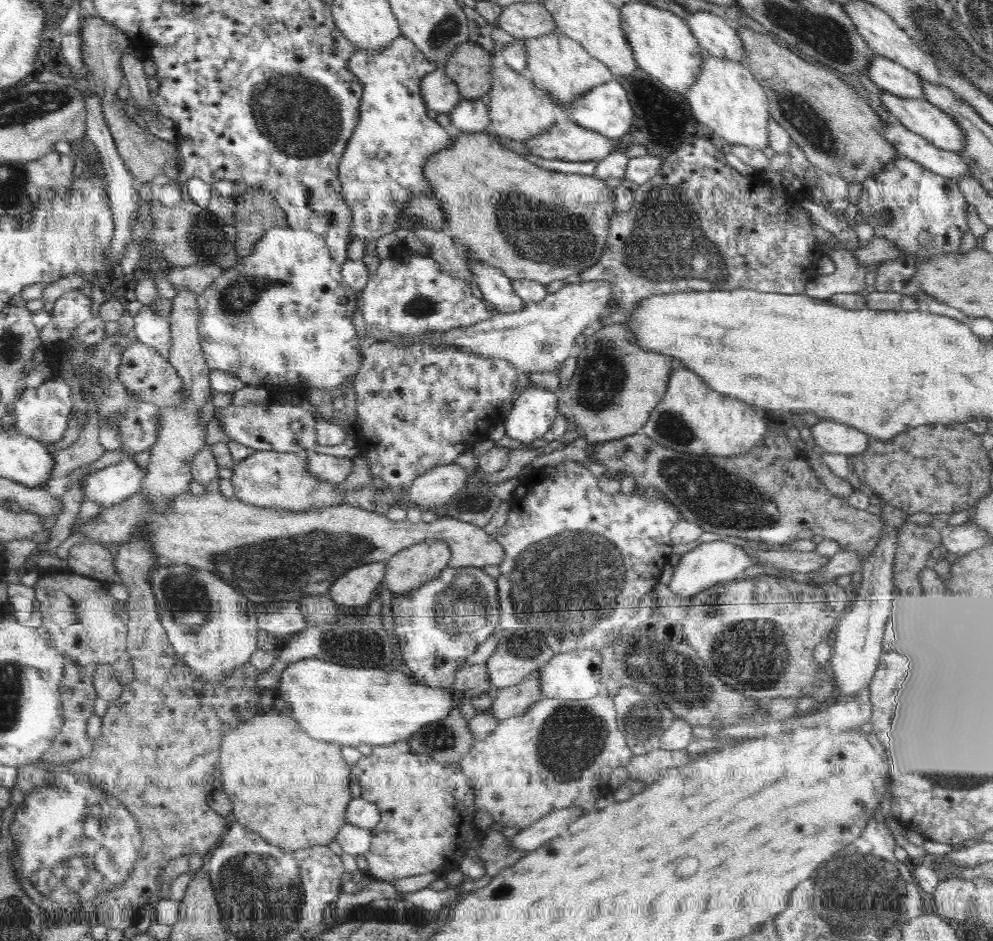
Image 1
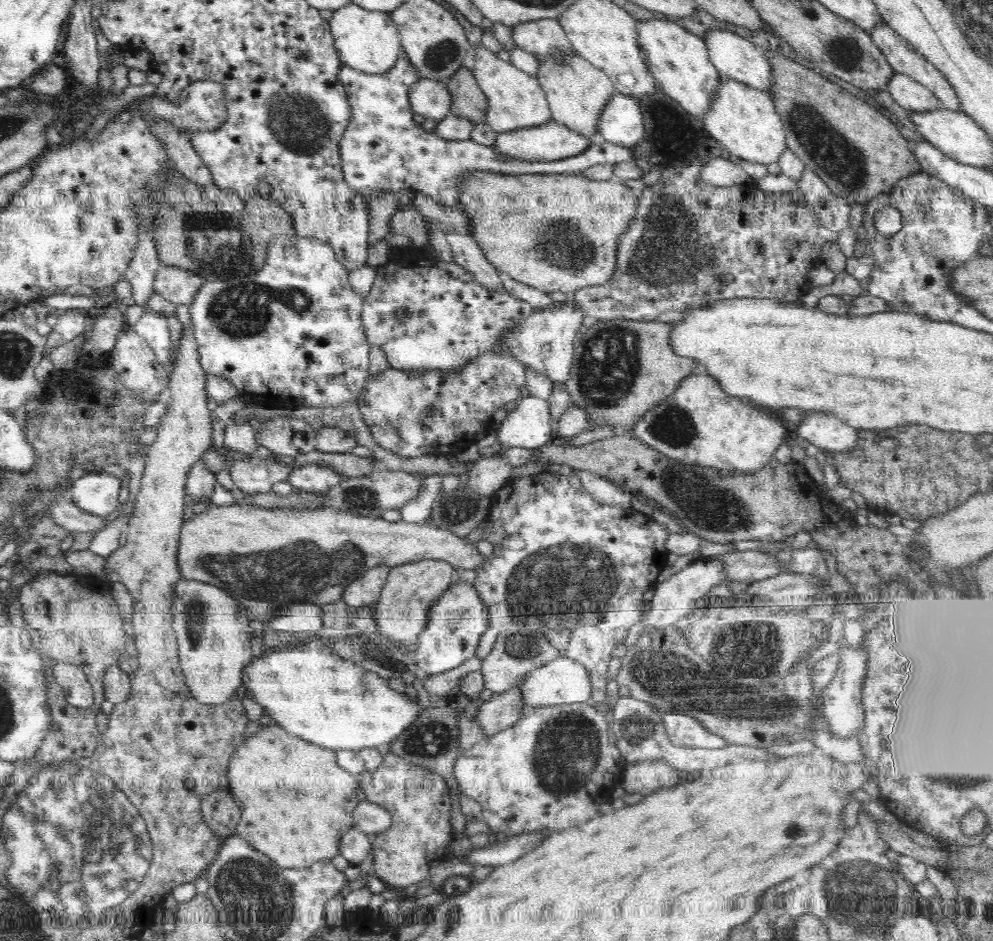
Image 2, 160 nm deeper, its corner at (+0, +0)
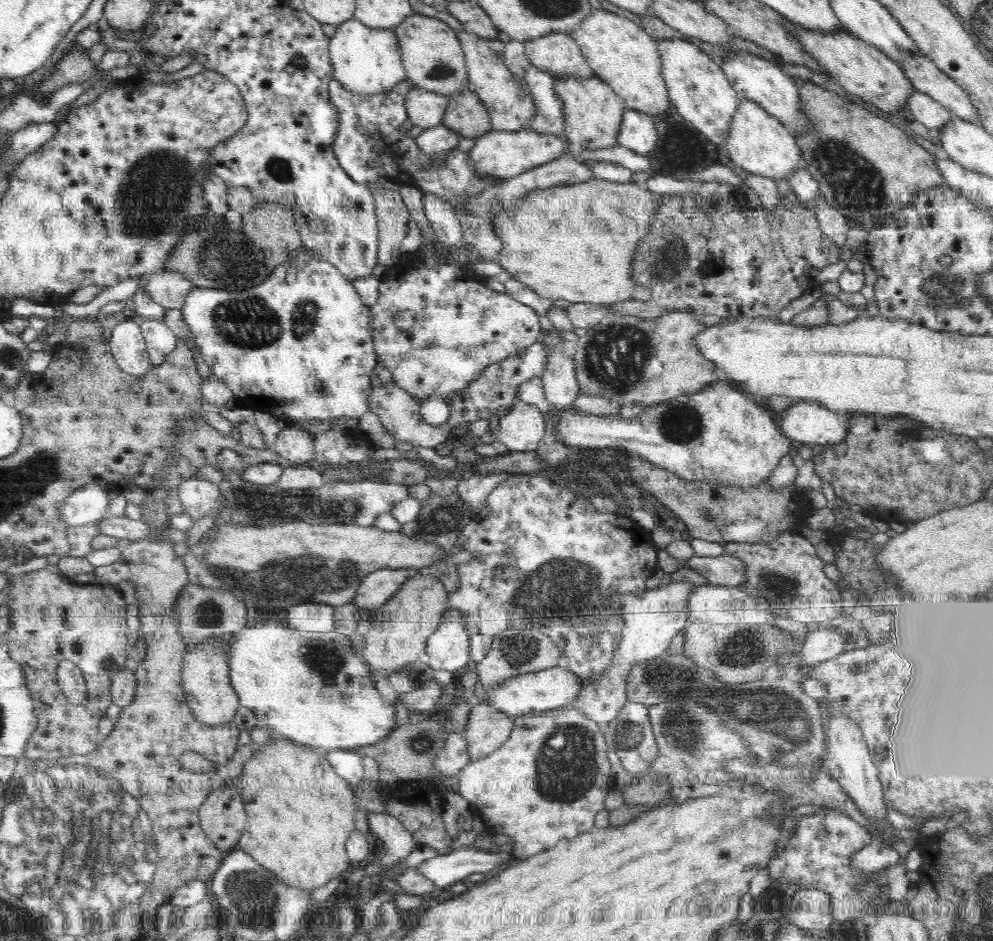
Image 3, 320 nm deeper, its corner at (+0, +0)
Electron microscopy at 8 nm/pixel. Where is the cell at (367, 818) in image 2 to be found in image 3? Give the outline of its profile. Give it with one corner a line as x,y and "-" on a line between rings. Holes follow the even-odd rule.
367,813
367,822
371,832
383,843
383,848
365,866
367,876
383,874
388,866
400,863
420,847
412,834
404,830
404,825
388,813

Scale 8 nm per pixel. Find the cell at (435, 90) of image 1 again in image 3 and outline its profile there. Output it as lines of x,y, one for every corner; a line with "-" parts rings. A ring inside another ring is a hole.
414,87
408,92
405,107
413,126
428,129
441,124
448,102
449,97

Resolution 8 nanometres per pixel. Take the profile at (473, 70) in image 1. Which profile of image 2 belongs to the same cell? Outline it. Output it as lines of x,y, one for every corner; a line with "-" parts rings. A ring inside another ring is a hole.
472,66
460,68
456,75
448,81
451,95
451,109
449,114
467,118
473,124
487,122
487,98
478,87

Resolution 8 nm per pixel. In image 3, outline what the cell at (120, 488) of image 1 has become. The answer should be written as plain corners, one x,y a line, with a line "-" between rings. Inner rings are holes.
84,484
60,506
60,521
68,527
100,522
109,515
111,490
99,484

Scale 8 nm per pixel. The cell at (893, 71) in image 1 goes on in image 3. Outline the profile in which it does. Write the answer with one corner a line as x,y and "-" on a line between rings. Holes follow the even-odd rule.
916,90
906,104
914,118
930,130
944,128
954,115
930,96

